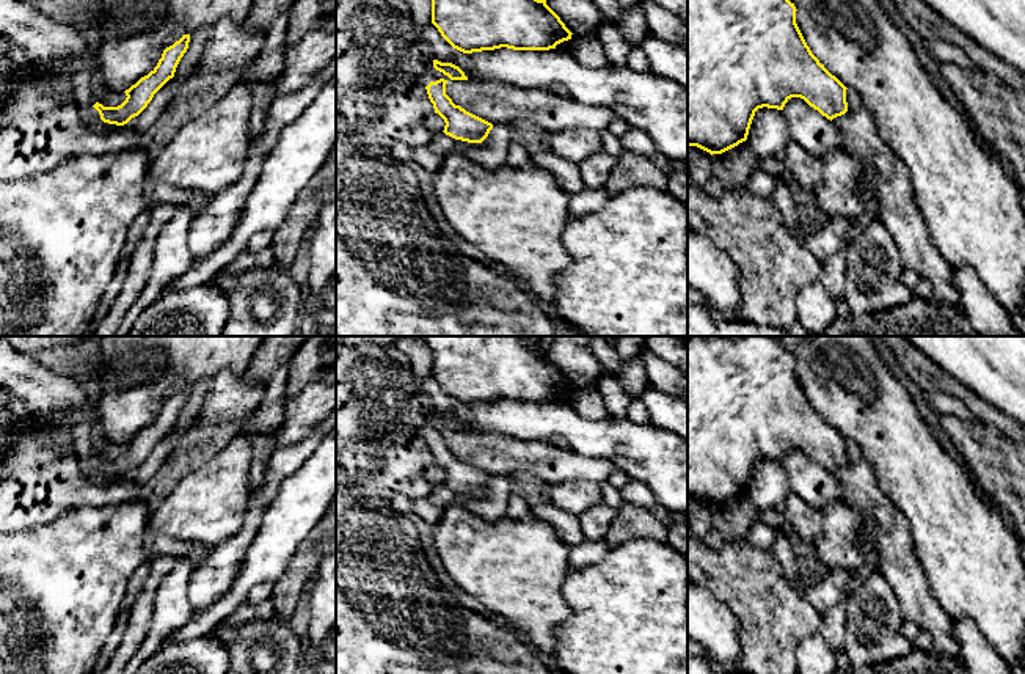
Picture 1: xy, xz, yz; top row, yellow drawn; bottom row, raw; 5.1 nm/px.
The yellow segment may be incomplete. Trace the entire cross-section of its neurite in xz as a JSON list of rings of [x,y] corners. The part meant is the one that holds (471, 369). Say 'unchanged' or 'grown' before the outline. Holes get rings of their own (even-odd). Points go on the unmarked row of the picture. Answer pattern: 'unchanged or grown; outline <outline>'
unchanged; outline [[[422,336],[432,350],[432,375],[441,388],[463,405],[494,402],[501,399],[513,402],[549,402],[571,391],[571,383],[560,369],[546,357],[527,347],[521,336]]]

